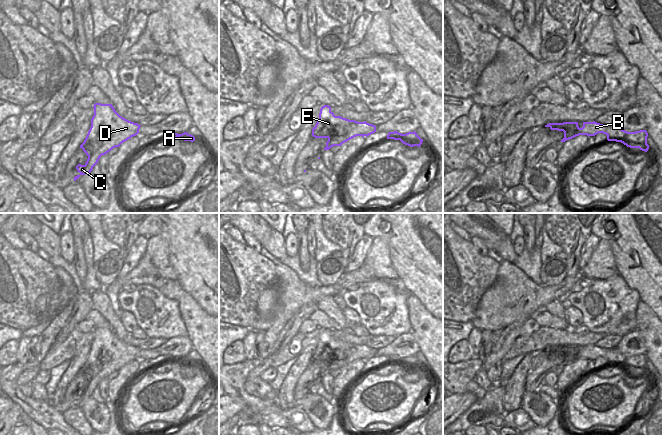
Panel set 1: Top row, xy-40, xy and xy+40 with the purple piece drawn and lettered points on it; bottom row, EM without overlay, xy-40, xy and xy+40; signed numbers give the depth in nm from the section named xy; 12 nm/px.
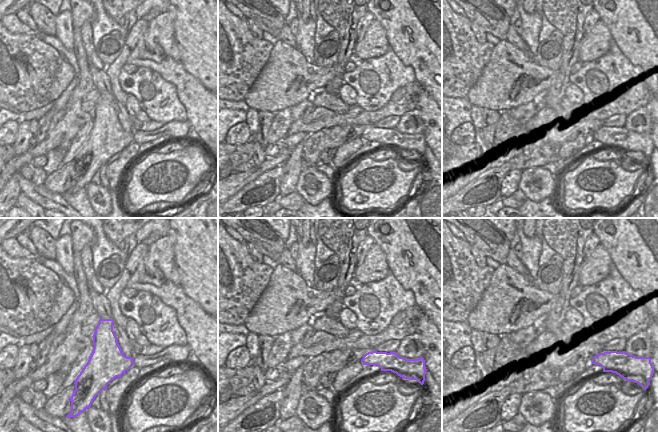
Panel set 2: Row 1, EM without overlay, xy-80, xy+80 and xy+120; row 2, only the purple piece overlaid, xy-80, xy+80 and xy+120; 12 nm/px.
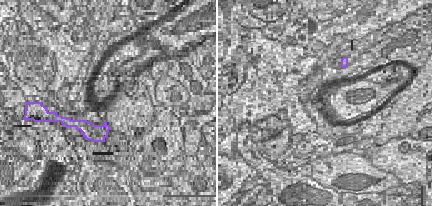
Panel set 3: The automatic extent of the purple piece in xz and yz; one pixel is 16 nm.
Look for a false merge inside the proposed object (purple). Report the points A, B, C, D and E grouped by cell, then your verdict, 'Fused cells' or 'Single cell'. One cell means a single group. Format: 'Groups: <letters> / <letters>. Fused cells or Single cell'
Groups: A B C D E. Single cell

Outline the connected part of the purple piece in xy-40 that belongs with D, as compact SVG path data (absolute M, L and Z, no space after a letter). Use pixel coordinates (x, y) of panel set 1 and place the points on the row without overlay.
M95 327L93 332L91 351L80 369L88 383L84 389L76 390L80 398L74 401L74 405L81 399L89 398L102 379L136 360L141 350L120 340L112 328Z

